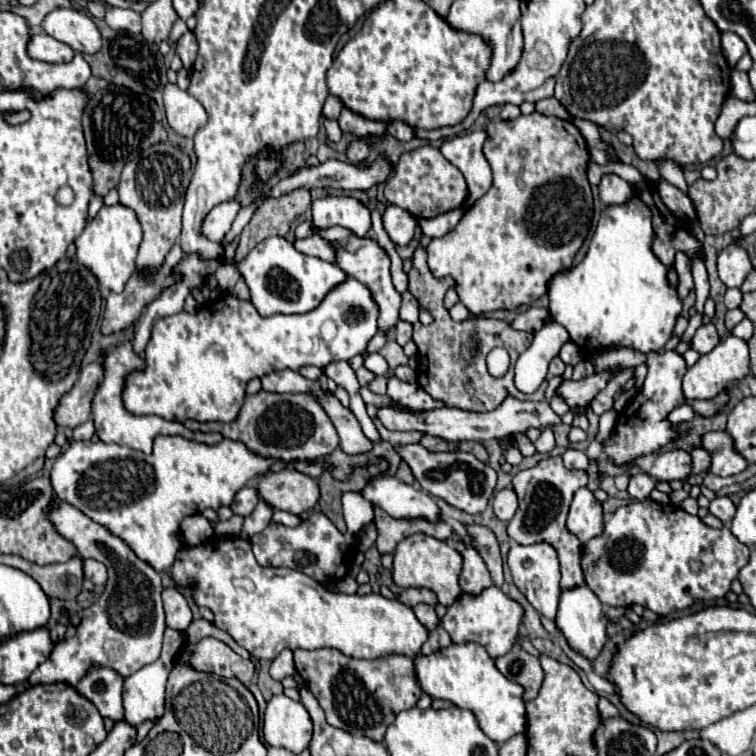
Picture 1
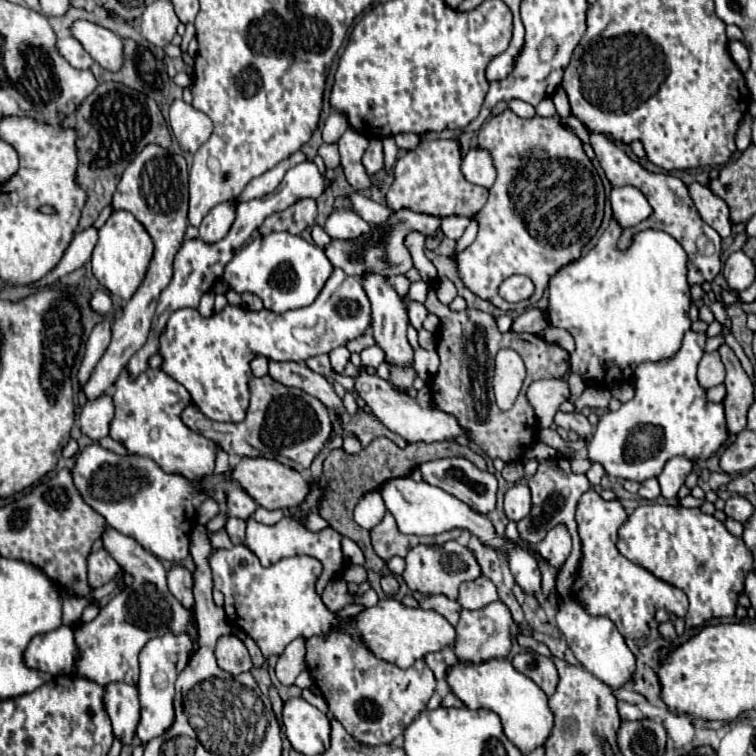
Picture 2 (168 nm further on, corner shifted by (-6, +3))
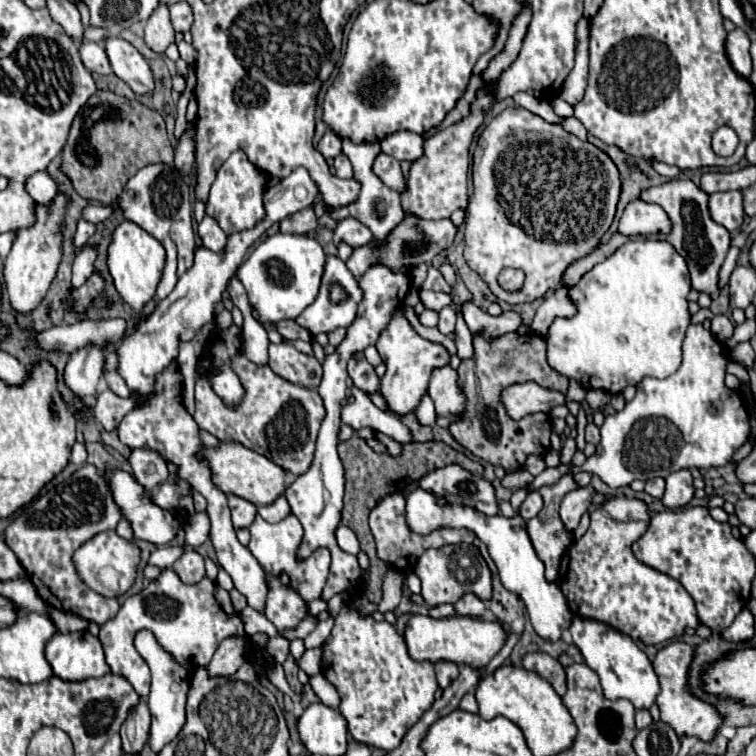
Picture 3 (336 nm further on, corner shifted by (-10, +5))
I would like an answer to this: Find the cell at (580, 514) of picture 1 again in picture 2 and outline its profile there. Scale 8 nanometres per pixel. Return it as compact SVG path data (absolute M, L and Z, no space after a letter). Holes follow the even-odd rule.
M592 488L582 494L576 508L576 524L582 540L582 562L572 592L576 600L586 606L588 614L610 618L624 638L638 638L648 634L648 622L654 618L654 612L658 608L666 608L676 616L684 616L688 598L676 586L658 580L642 566L620 556L620 552L616 550L616 538L618 528L624 520L626 512L618 500L606 502Z

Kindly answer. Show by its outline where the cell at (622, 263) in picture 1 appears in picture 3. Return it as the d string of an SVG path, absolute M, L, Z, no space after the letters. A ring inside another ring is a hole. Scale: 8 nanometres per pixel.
M628 240L624 246L620 246L606 262L594 266L588 274L584 274L584 278L580 280L580 284L576 284L574 288L570 288L570 296L578 306L578 312L572 318L556 318L552 322L552 326L548 328L546 334L546 356L548 356L548 364L558 370L562 376L576 380L584 390L590 388L598 388L610 394L618 394L622 392L626 386L636 386L642 378L652 376L652 378L666 378L670 374L674 374L680 366L680 358L682 358L682 340L684 340L684 332L690 324L690 314L688 314L688 296L690 292L690 276L688 276L688 268L684 258L668 244L662 240Z

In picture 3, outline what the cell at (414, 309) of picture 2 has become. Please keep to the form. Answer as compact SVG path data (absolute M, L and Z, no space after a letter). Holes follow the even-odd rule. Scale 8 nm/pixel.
M420 290L420 300L424 302L426 308L432 308L436 312L440 312L444 306L448 306L452 302L450 294L442 294L442 292L430 292L430 290Z

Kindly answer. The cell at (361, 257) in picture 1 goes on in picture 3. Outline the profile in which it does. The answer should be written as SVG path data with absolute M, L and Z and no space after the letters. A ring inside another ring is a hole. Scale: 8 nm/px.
M398 310L386 330L380 334L376 348L382 356L382 362L386 364L386 374L380 378L380 392L384 400L388 402L388 410L392 410L396 416L406 416L414 412L422 400L422 396L428 392L430 374L436 368L450 364L450 354L442 344L424 340L414 332L410 322L404 318L402 310Z

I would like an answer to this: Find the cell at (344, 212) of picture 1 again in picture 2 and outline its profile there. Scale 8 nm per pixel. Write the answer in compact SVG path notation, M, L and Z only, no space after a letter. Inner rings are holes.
M332 210L326 218L324 230L328 232L330 238L342 238L342 240L352 240L358 238L360 234L370 232L370 224L362 220L354 210Z

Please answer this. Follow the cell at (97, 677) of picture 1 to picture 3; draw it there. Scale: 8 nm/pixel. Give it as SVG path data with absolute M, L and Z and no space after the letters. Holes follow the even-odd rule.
M140 702L132 710L132 716L136 720L136 738L132 742L132 752L142 752L144 744L148 742L148 736L150 736L150 710L148 710L146 702Z

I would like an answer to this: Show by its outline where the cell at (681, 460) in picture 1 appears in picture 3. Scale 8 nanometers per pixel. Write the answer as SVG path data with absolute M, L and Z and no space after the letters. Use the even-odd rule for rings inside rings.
M688 470L672 472L666 478L666 492L662 496L662 502L666 508L676 510L684 508L694 498L694 486L692 486L692 474Z

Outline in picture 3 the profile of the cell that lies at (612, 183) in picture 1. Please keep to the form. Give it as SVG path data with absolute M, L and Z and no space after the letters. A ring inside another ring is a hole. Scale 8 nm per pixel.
M634 200L628 204L620 218L618 232L624 236L646 236L646 234L668 234L672 230L672 222L668 214L658 204L648 204L642 200Z

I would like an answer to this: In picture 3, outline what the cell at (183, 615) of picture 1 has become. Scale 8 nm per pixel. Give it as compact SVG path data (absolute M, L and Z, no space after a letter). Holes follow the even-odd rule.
M186 550L172 566L172 570L180 576L184 584L198 584L204 576L204 558L196 550Z

